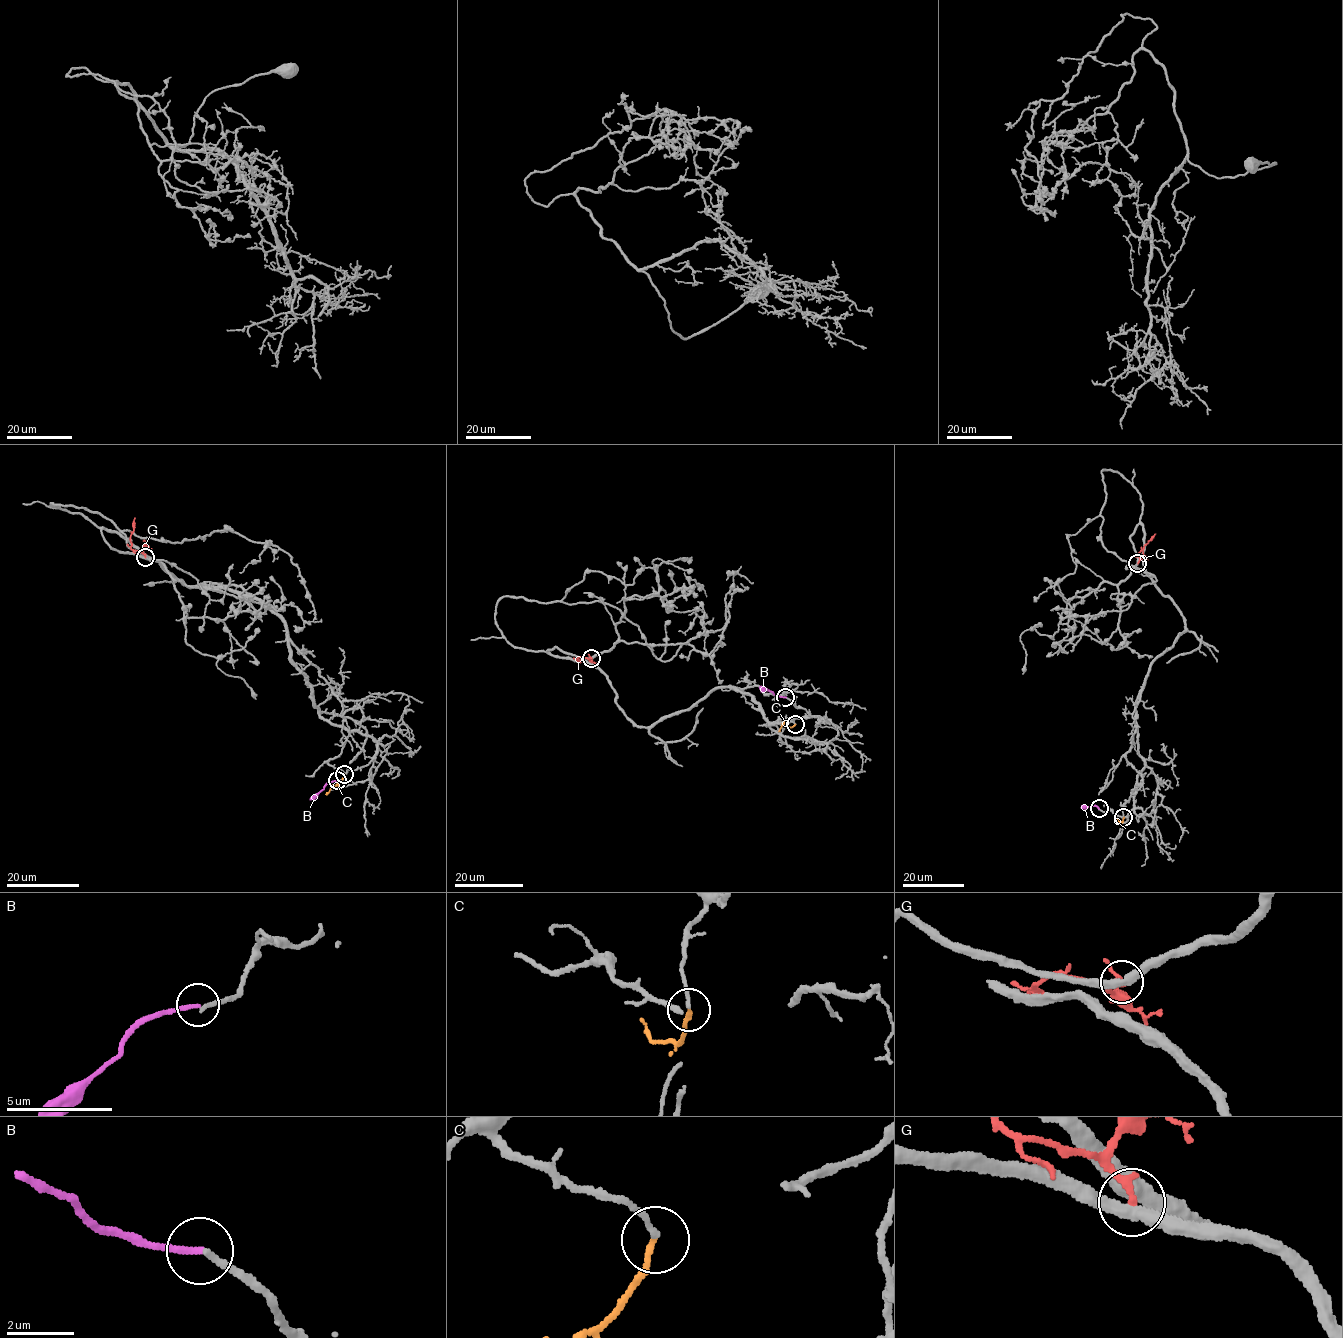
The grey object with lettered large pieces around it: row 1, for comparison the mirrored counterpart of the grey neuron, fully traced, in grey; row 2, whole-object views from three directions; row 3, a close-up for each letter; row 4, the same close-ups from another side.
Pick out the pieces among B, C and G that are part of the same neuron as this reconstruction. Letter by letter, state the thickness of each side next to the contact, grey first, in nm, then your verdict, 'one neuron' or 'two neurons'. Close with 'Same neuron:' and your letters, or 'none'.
B: calibres 200 and 200 nm; two neurons
C: calibres 160 and 160 nm; two neurons
G: calibres 360 and 240 nm; two neurons
Same neuron: none

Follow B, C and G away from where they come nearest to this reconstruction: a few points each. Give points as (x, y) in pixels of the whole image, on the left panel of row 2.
B: (336, 780), (328, 782), (310, 799)
C: (344, 774), (327, 792)
G: (145, 557), (131, 549), (130, 536), (134, 517)

